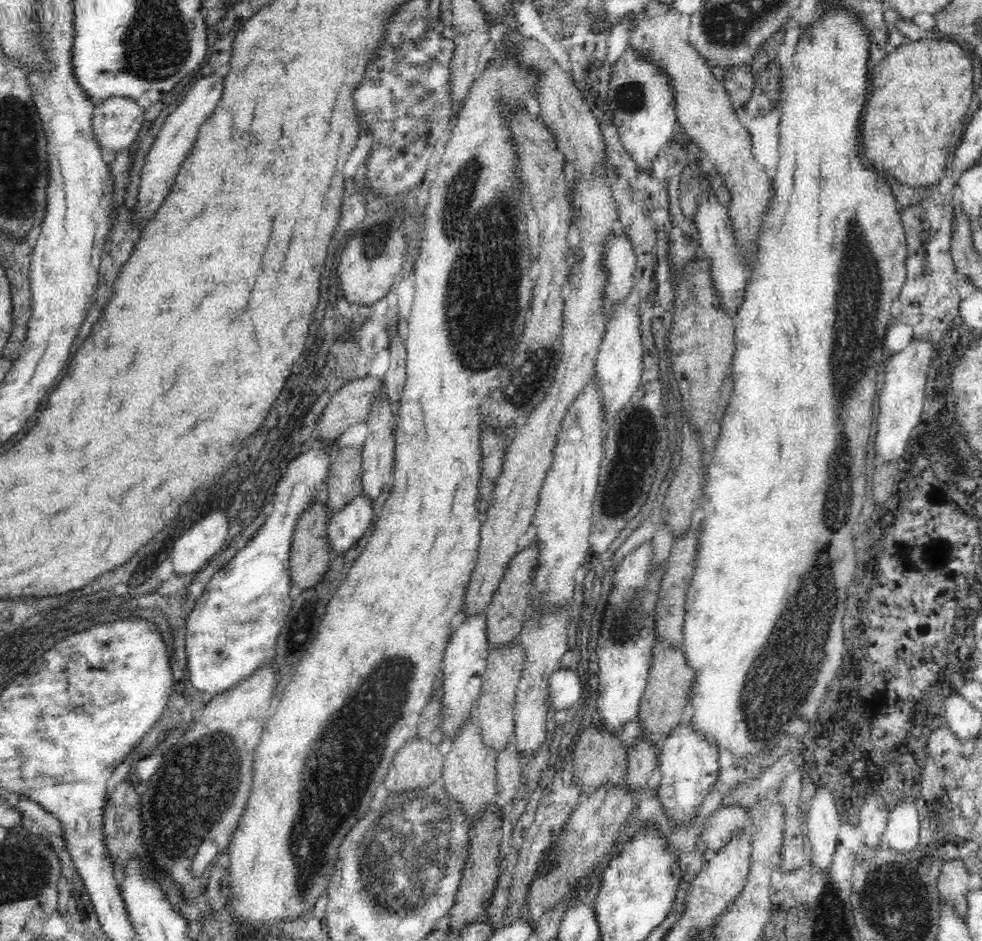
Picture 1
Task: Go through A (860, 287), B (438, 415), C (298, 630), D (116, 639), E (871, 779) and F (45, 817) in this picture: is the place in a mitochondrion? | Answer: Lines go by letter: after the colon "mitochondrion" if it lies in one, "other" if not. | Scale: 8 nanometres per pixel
A: mitochondrion
B: other
C: mitochondrion
D: other
E: other
F: other

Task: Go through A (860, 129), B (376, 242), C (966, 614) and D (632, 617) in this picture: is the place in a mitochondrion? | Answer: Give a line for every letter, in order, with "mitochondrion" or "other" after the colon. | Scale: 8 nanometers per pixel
A: other
B: mitochondrion
C: other
D: mitochondrion

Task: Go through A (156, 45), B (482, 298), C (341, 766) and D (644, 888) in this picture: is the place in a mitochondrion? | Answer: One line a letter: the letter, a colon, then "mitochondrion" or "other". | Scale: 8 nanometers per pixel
A: mitochondrion
B: mitochondrion
C: mitochondrion
D: other

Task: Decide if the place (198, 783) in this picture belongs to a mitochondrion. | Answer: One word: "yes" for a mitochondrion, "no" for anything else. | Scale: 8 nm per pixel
yes

